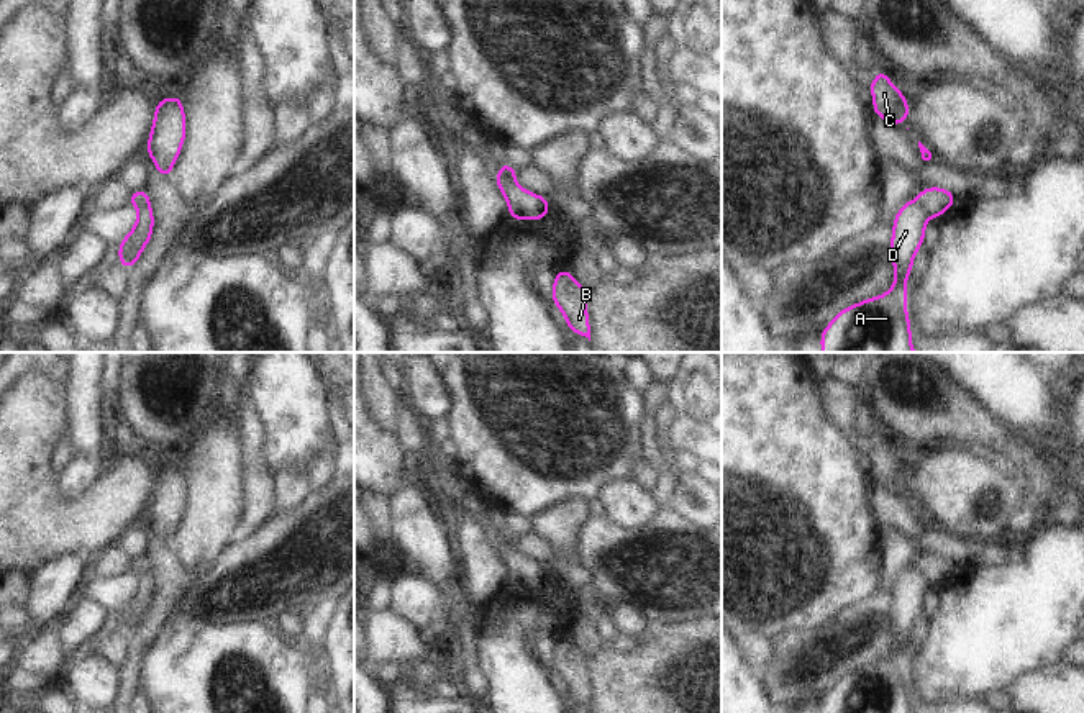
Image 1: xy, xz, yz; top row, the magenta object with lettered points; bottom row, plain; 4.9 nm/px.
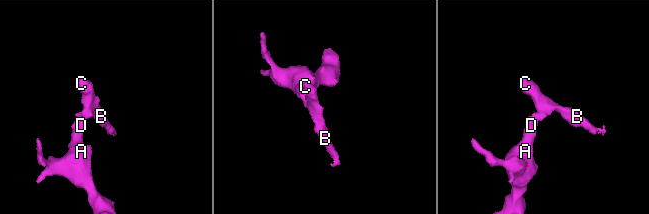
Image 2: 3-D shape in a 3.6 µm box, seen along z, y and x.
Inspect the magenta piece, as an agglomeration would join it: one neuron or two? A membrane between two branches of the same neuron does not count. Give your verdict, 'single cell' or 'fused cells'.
fused cells

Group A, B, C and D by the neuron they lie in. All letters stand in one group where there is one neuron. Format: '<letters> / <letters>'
A D / B C

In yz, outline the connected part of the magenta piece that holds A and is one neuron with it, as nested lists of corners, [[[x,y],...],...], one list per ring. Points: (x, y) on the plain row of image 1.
[[[909,567],[900,572],[889,610],[895,638],[892,654],[838,679],[823,695],[820,713],[913,713],[905,651],[925,610],[927,590],[928,580],[920,569]]]

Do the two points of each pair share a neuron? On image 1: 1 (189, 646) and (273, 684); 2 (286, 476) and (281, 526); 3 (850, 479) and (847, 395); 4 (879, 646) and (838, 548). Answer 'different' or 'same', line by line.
1: same
2: different
3: different
4: different

